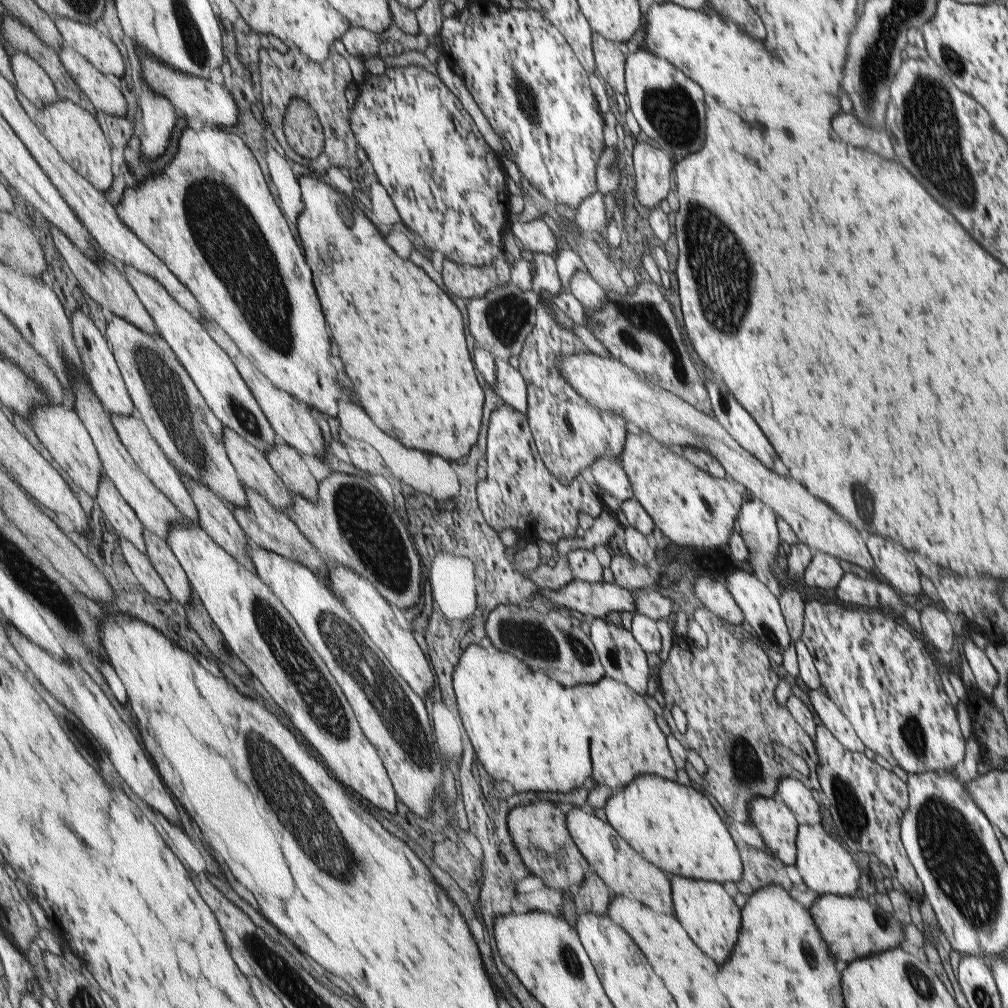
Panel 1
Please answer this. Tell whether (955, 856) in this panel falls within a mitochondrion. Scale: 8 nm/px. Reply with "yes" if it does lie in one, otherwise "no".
yes

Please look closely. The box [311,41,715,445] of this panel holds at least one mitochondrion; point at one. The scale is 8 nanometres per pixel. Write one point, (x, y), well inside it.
(670, 109)

